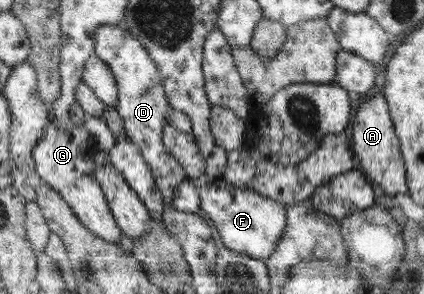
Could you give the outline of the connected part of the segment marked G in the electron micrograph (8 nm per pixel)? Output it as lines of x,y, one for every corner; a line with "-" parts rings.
49,119
44,136
40,138
38,145
32,148
32,157
38,177
60,193
84,227
108,242
119,243
122,230
110,212
102,186
94,178
94,159
98,151
96,138
84,127
74,126
72,131
66,131
64,128
58,128

